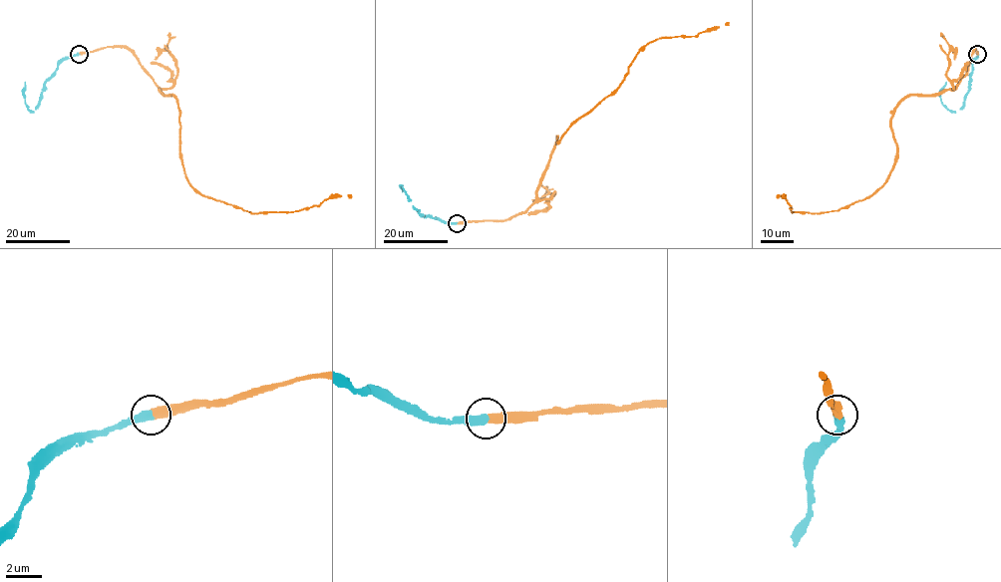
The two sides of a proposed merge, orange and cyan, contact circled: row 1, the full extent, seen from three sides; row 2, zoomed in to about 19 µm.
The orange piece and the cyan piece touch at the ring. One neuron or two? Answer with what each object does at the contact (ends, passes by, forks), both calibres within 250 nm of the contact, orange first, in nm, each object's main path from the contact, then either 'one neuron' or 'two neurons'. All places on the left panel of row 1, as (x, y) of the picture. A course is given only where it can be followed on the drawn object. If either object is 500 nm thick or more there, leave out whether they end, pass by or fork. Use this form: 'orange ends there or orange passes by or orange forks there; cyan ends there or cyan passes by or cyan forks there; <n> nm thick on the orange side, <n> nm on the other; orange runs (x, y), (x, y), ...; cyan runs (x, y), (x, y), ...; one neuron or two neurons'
500 nm thick on the orange side, 460 nm on the other; orange runs (79, 54), (126, 47), (173, 96), (180, 158), (204, 196), (253, 213), (351, 196); cyan runs (79, 54), (65, 58), (59, 64), (45, 83), (39, 104), (34, 111), (25, 103), (25, 82); one neuron

